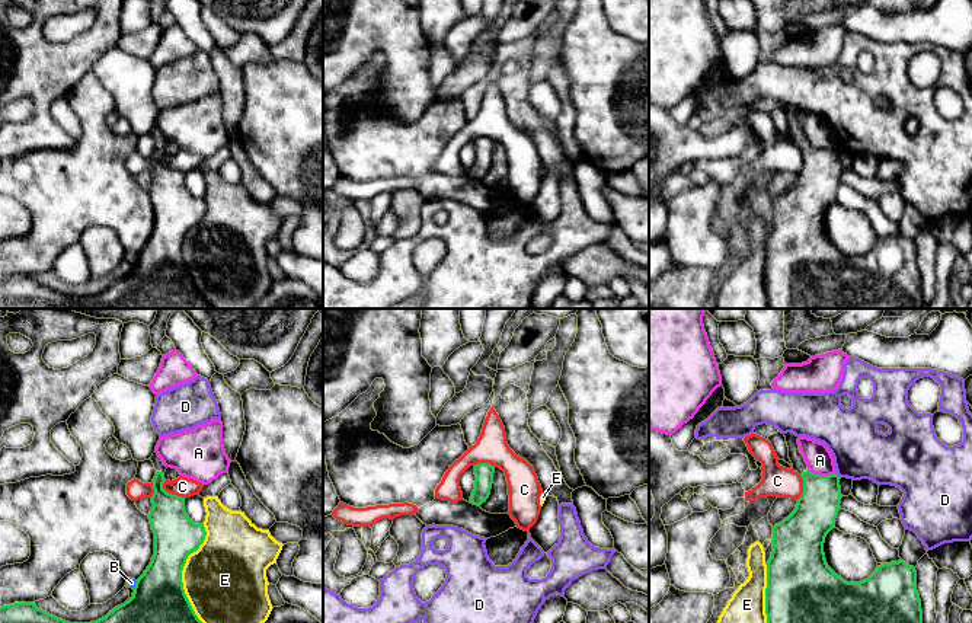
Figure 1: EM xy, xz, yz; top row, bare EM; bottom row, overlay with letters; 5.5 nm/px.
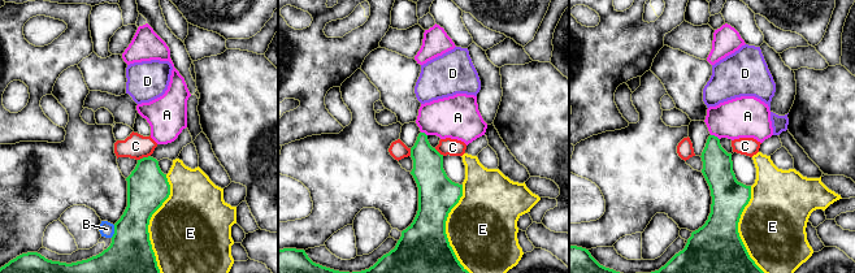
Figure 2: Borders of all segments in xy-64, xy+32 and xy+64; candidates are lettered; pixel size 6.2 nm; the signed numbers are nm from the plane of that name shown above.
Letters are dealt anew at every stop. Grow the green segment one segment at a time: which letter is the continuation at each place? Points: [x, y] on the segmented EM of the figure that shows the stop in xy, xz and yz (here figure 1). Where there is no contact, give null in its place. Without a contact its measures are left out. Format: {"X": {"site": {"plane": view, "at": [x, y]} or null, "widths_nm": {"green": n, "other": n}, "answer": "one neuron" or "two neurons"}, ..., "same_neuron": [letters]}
{"A": {"site": {"plane": "yz", "at": [822, 476]}, "widths_nm": {"green": 240, "other": 150}, "answer": "two neurons"}, "B": {"site": {"plane": "xy", "at": [136, 585]}, "widths_nm": {"green": 280, "other": 50}, "answer": "two neurons"}, "C": {"site": {"plane": "xy", "at": [170, 494]}, "widths_nm": {"green": 240, "other": 110}, "answer": "two neurons"}, "D": {"site": {"plane": "yz", "at": [838, 476]}, "widths_nm": {"green": 240, "other": 300}, "answer": "two neurons"}, "E": {"site": {"plane": "xy", "at": [181, 572]}, "widths_nm": {"green": 280, "other": 460}, "answer": "two neurons"}, "same_neuron": []}

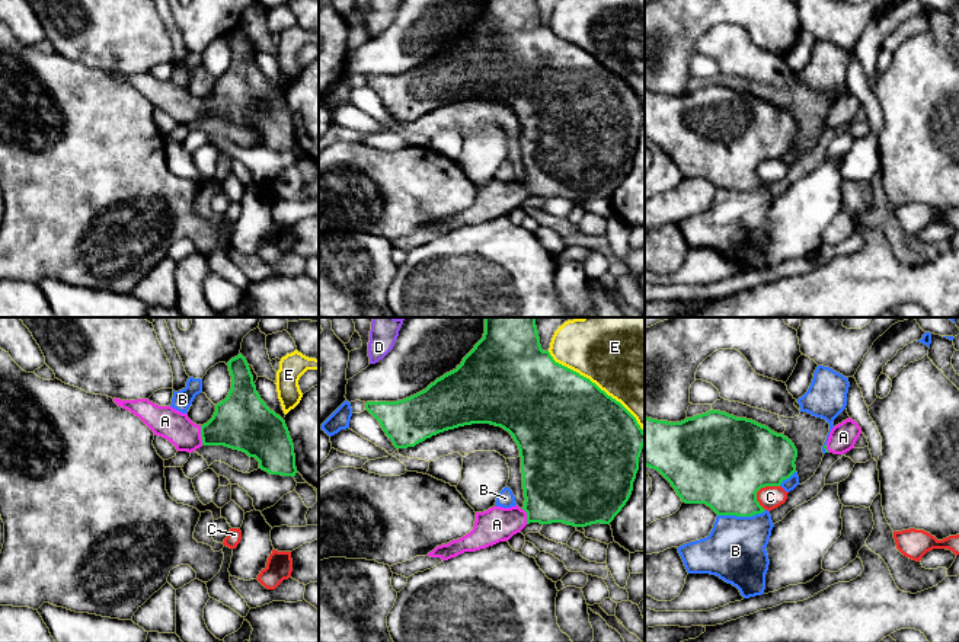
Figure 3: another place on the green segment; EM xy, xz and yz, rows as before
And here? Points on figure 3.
{"A": {"site": {"plane": "xy", "at": [201, 436]}, "widths_nm": {"green": 320, "other": 170}, "answer": "one neuron"}, "B": {"site": {"plane": "yz", "at": [741, 516]}, "widths_nm": {"green": 400, "other": 340}, "answer": "two neurons"}, "C": {"site": {"plane": "yz", "at": [758, 489]}, "widths_nm": {"green": 500, "other": 130}, "answer": "two neurons"}, "D": {"site": {"plane": "xz", "at": [390, 438]}, "widths_nm": {"green": 260, "other": 20}, "answer": "two neurons"}, "E": {"site": {"plane": "xz", "at": [597, 386]}, "widths_nm": {"green": 500, "other": 500}, "answer": "two neurons"}, "same_neuron": ["A"]}

